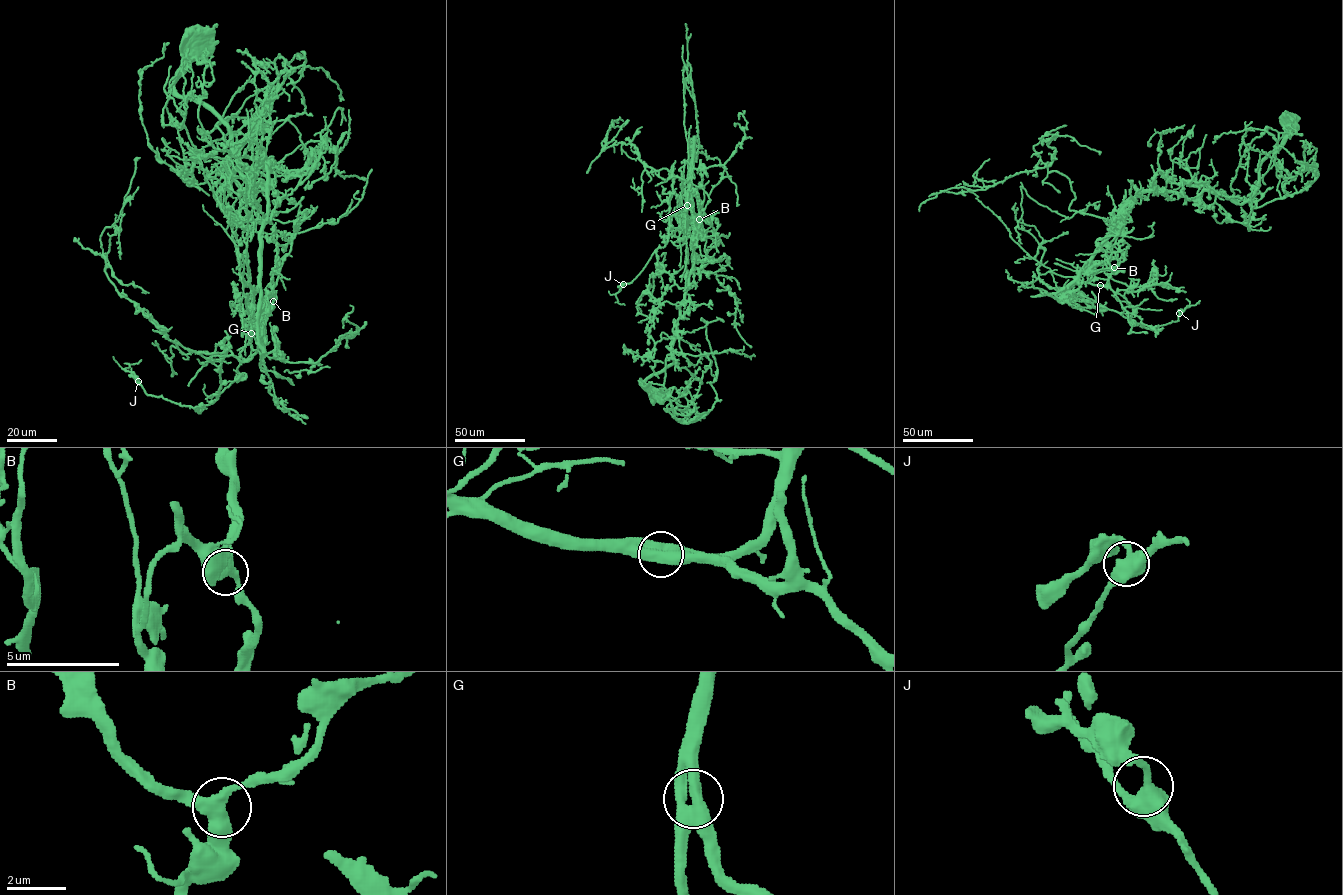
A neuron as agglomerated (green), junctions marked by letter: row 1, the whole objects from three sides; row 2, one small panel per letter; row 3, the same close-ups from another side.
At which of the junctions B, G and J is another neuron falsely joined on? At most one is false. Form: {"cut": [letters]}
{"cut": []}

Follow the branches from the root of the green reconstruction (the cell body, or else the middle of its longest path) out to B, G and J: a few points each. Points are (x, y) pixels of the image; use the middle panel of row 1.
B: (656, 395), (643, 383), (675, 363), (672, 342), (700, 226), (717, 236), (707, 216), (699, 213), (699, 219)
G: (656, 395), (643, 383), (675, 363), (672, 342), (693, 267), (696, 224), (690, 184), (687, 205)
J: (656, 395), (643, 383), (675, 363), (693, 267), (691, 168), (687, 181), (673, 180), (666, 243), (623, 284)

